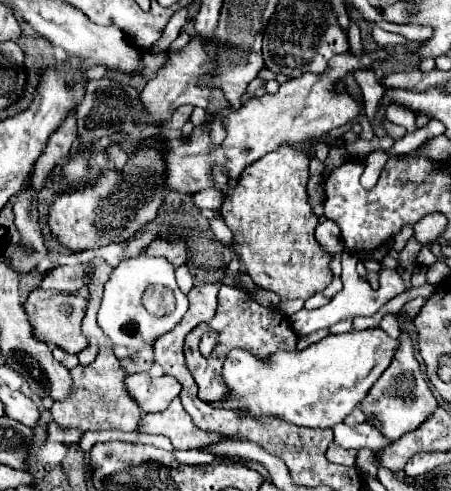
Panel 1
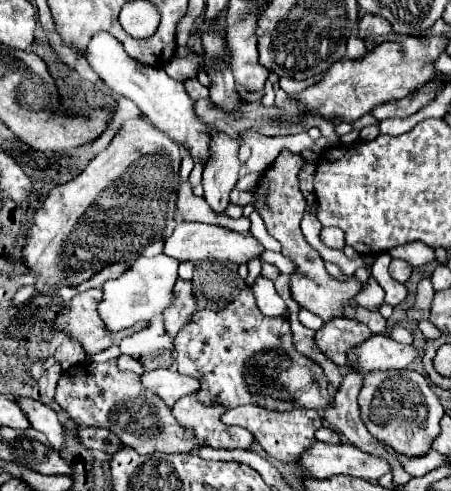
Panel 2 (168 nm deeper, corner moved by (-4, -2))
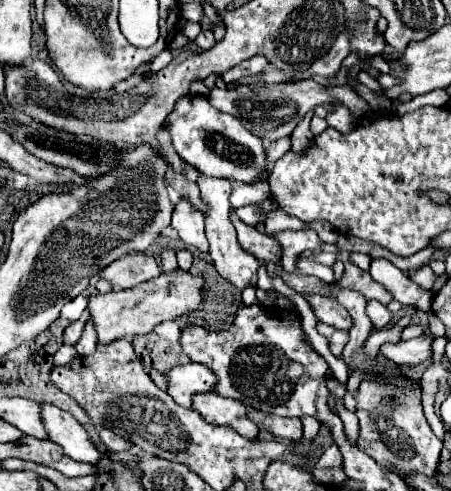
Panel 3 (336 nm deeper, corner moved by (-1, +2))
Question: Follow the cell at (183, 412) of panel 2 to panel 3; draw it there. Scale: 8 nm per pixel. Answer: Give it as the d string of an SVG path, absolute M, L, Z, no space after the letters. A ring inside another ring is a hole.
M216 392L194 394L192 410L196 410L204 420L208 420L212 424L228 426L228 428L236 430L238 434L242 434L248 440L252 440L258 434L258 426L254 422L250 422L246 416L246 406L232 398L224 398Z

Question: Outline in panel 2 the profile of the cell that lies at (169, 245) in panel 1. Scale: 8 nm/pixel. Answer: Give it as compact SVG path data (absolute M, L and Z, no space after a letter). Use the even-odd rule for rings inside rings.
M185 222L179 224L173 234L165 240L163 252L171 258L177 258L179 262L199 262L199 260L219 260L219 262L235 262L235 264L245 264L253 258L259 258L263 254L263 246L253 238L251 232L233 232L223 226L215 224L201 224L201 222Z

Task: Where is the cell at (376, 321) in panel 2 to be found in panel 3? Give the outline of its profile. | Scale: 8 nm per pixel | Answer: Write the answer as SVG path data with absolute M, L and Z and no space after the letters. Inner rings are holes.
M368 300L366 302L366 314L372 320L372 324L374 324L376 330L384 328L390 322L390 318L392 318L392 314L388 312L388 308L384 304L376 302L376 300Z

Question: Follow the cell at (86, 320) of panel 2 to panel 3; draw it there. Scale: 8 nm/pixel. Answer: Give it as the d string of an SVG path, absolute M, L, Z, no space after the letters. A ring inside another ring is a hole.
M176 270L172 274L160 274L136 288L130 290L112 290L108 294L92 294L88 298L90 322L96 330L98 344L108 344L118 338L130 338L136 334L146 334L154 326L166 320L174 320L190 310L196 310L202 300L202 284L200 276L192 276L184 270Z

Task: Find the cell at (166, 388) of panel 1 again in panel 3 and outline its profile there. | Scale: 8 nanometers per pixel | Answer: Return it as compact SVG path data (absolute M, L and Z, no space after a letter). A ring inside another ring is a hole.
M180 364L174 366L166 376L168 388L166 392L174 398L176 404L190 408L190 400L192 394L196 392L206 392L212 390L216 386L216 376L212 374L212 370L208 370L202 364Z

